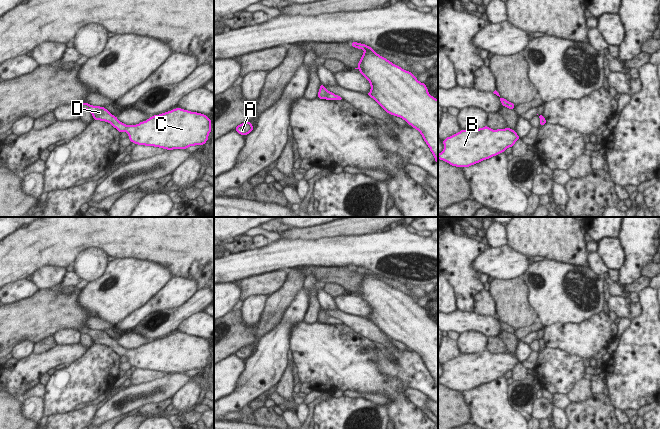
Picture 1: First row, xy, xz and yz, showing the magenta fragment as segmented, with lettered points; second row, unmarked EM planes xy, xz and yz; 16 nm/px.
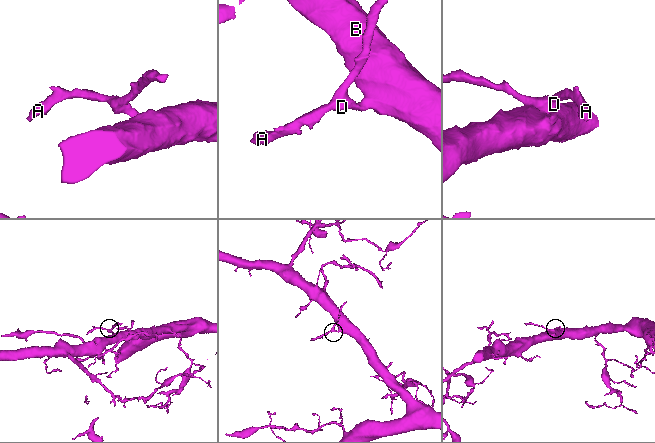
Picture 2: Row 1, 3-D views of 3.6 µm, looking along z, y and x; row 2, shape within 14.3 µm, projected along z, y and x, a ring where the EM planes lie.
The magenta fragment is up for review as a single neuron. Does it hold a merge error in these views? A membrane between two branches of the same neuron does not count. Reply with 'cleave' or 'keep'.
keep

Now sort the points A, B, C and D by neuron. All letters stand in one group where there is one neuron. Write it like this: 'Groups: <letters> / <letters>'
Groups: A B C D.

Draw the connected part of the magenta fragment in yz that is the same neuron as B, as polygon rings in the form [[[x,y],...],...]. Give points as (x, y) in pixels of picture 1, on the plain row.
[[[485,350],[461,354],[443,364],[444,374],[438,378],[438,383],[452,390],[469,391],[504,376],[518,363],[516,355],[510,352],[492,354]]]

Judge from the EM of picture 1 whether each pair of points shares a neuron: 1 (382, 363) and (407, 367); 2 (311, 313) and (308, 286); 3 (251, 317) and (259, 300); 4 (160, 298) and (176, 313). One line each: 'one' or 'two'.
1: one
2: one
3: one
4: two

